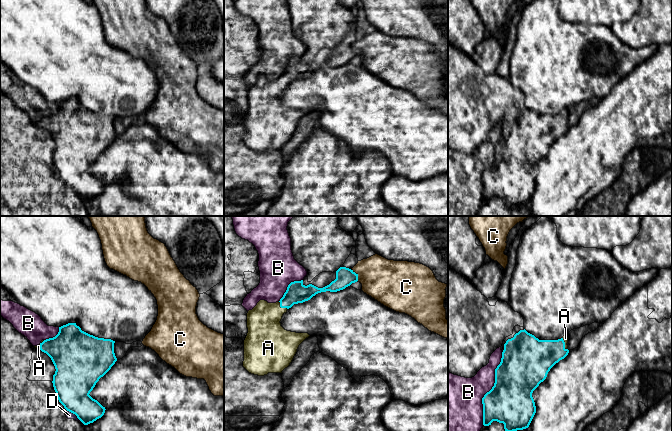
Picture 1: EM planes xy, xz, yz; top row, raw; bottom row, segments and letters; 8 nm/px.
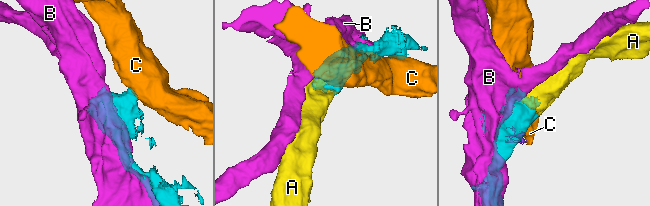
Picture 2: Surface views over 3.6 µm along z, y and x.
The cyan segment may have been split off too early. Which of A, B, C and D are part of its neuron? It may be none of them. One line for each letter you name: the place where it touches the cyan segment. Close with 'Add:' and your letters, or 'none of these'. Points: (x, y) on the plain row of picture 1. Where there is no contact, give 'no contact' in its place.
A: meets cyan in xz at (281, 83)
Add: A

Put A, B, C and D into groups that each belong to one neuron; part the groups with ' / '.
A / B / C / D

